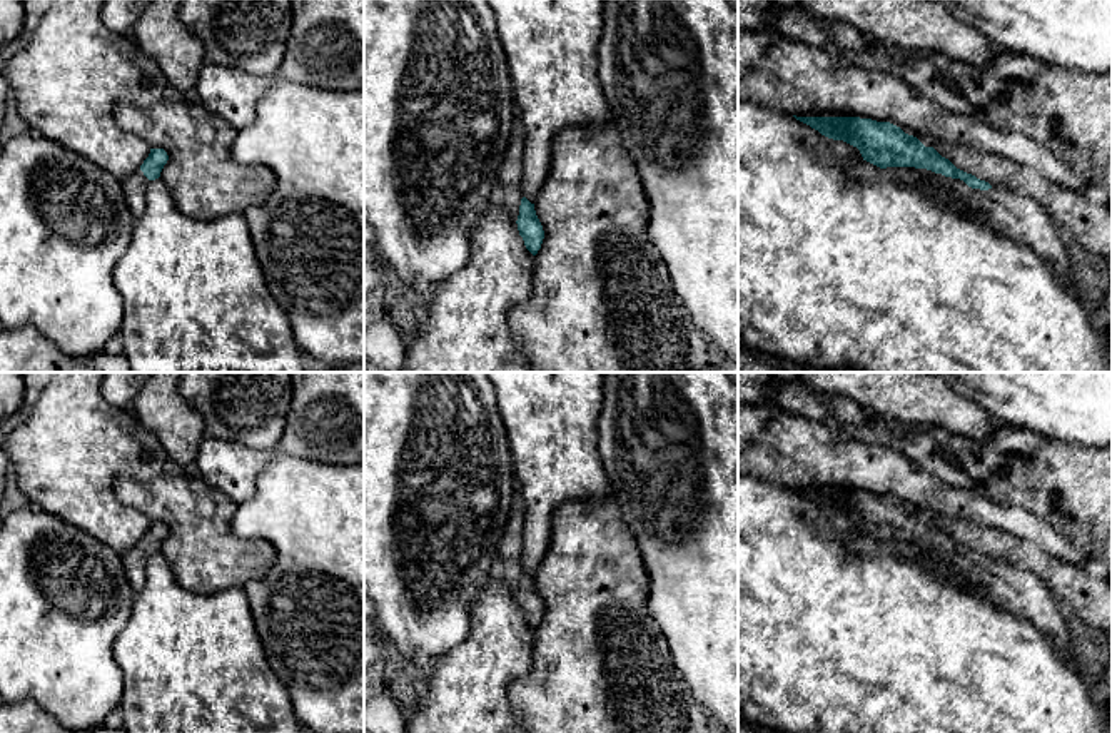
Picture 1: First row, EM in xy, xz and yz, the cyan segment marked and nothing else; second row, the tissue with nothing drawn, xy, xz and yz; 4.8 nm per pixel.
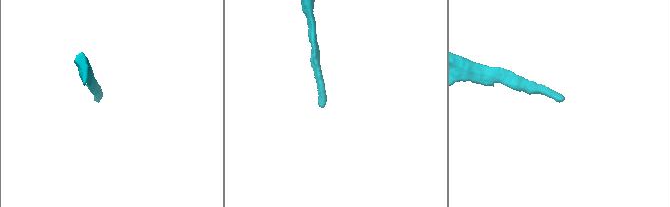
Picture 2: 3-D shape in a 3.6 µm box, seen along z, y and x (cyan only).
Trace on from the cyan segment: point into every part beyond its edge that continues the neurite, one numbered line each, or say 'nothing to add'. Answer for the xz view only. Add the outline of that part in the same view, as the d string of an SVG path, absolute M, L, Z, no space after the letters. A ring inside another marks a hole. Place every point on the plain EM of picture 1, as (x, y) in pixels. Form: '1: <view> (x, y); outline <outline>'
1: xz (510, 570); outline M513 516L504 529L503 539L498 548L498 573L509 586L513 594L518 594L521 579L521 519Z

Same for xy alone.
1: xy (134, 560); outline M139 543L124 554L124 568L130 586L140 591L147 581L147 559L149 553Z

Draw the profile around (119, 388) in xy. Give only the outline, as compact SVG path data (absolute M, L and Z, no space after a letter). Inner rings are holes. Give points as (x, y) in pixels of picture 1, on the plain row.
M105 372L100 391L110 404L129 409L150 374L152 372Z

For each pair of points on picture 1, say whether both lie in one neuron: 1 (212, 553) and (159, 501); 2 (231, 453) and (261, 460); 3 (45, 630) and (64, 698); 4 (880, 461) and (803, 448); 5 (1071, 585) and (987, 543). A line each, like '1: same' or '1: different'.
1: same
2: same
3: same
4: same
5: same

